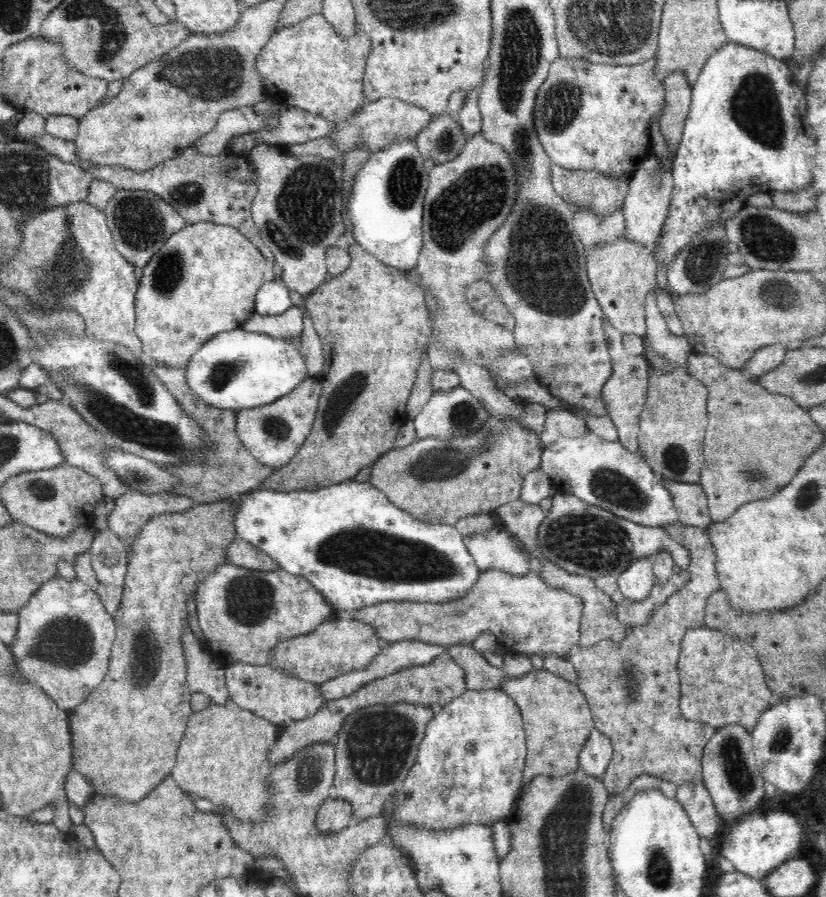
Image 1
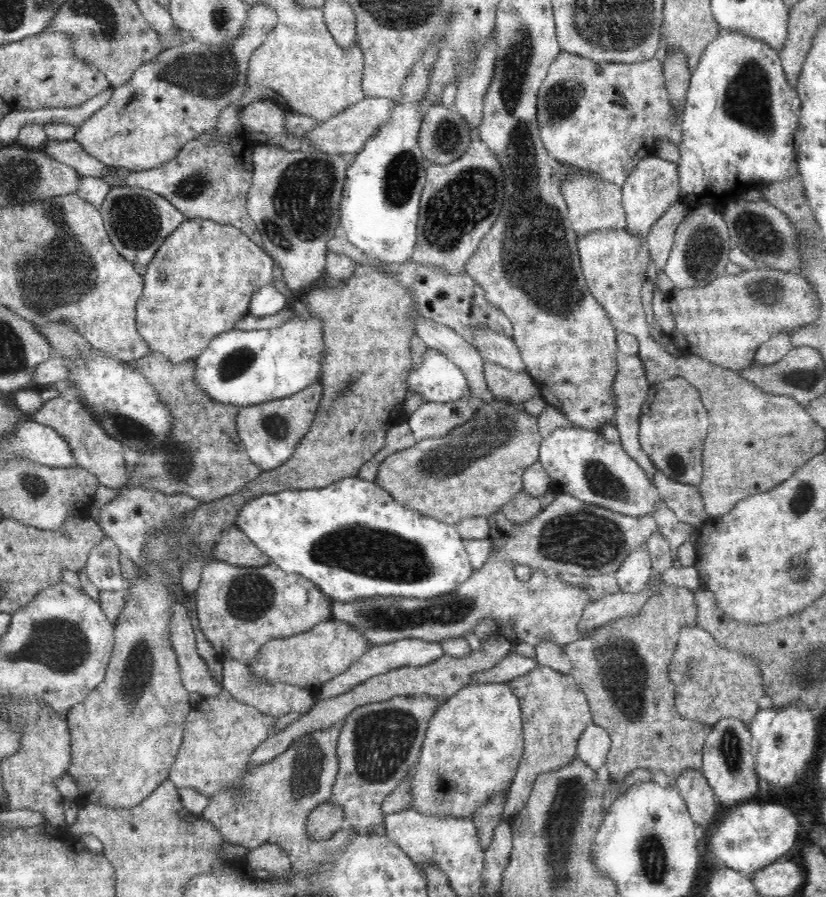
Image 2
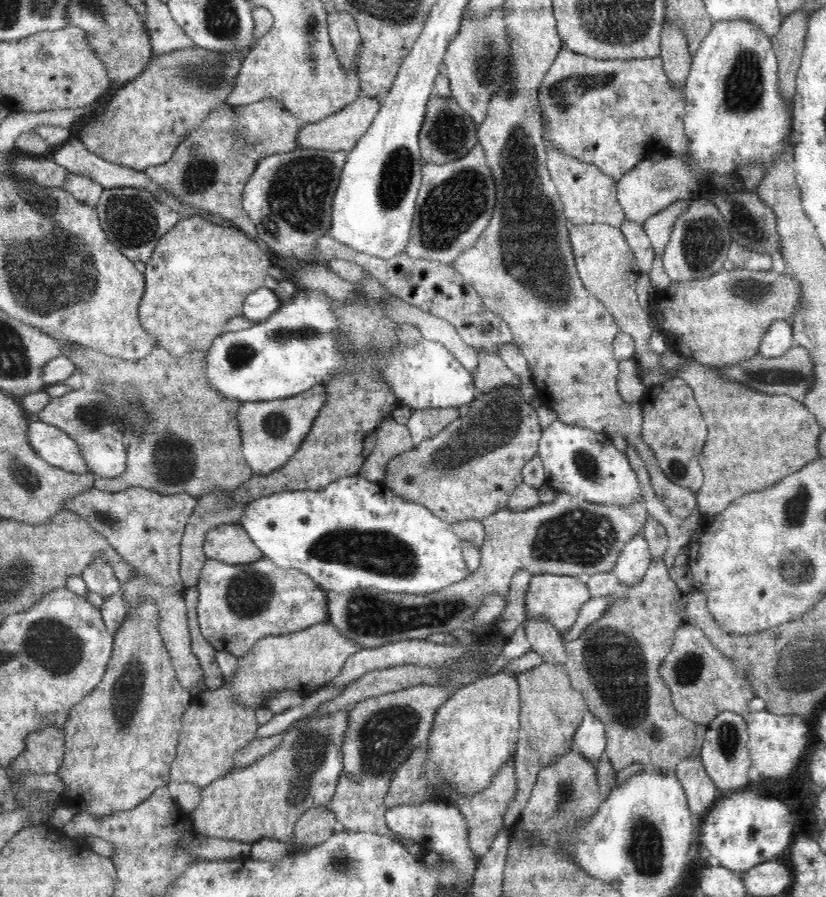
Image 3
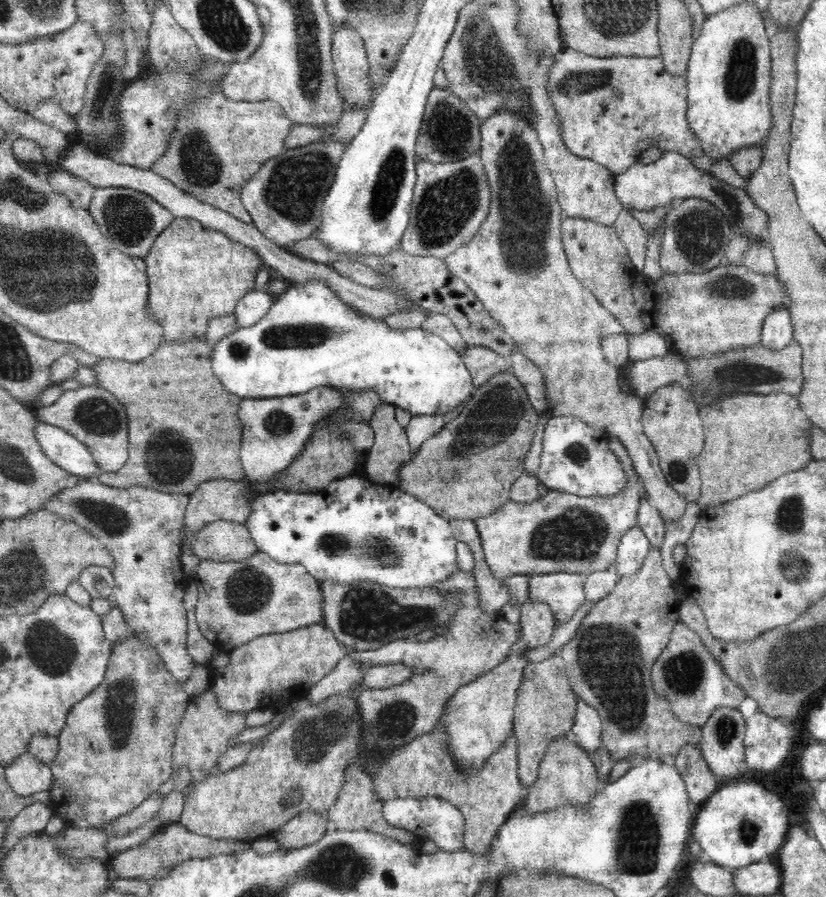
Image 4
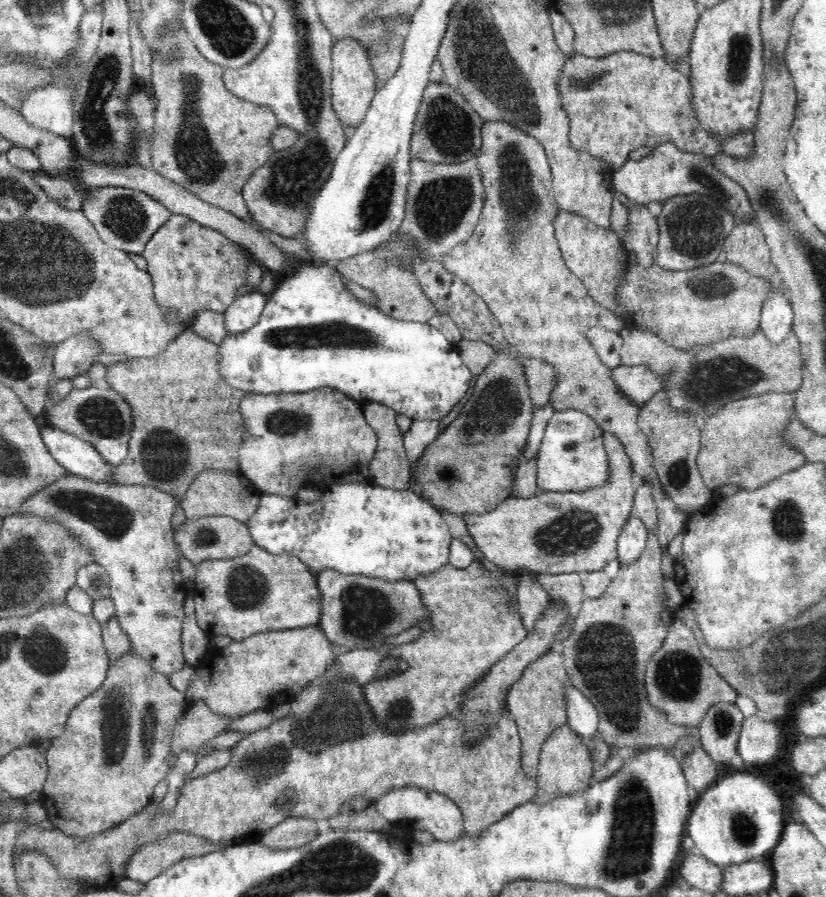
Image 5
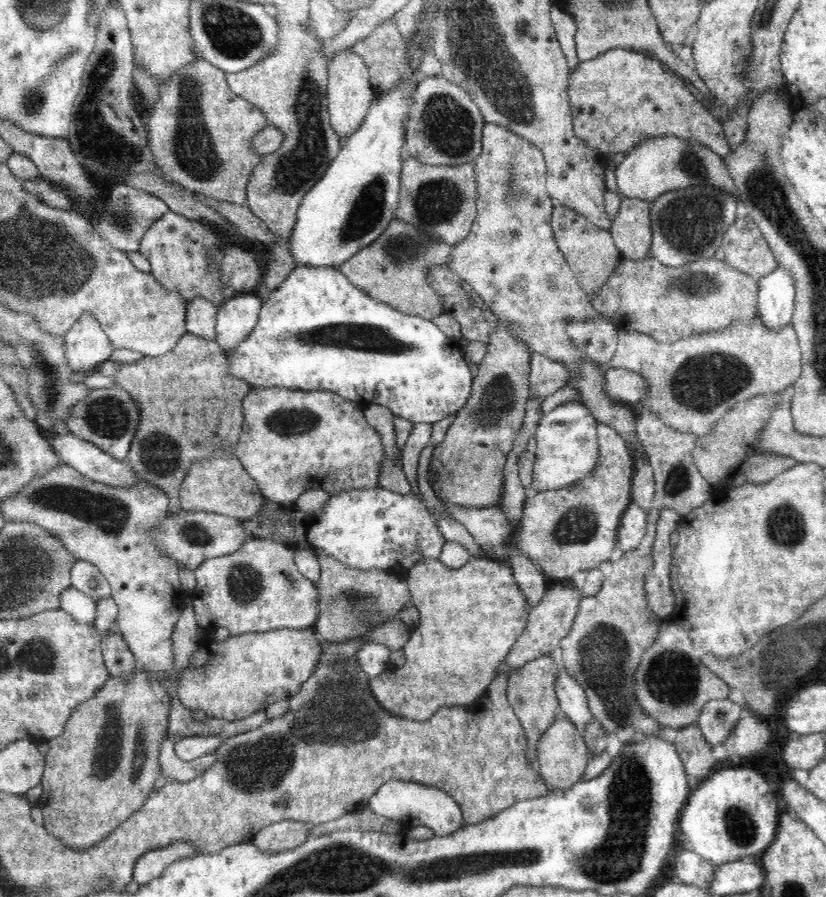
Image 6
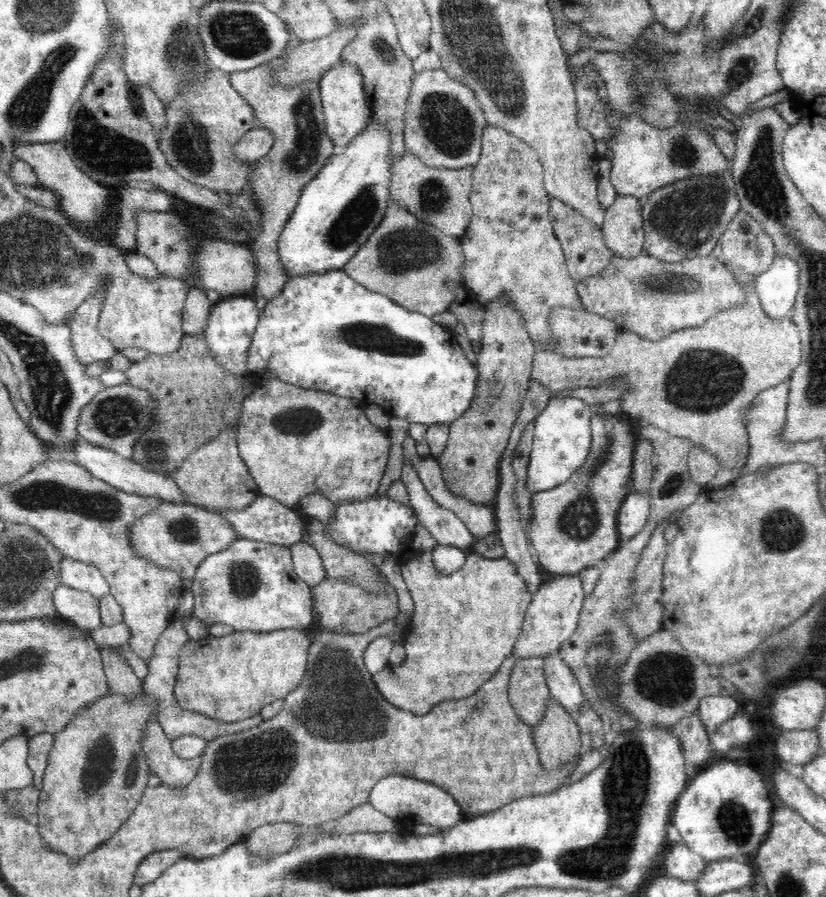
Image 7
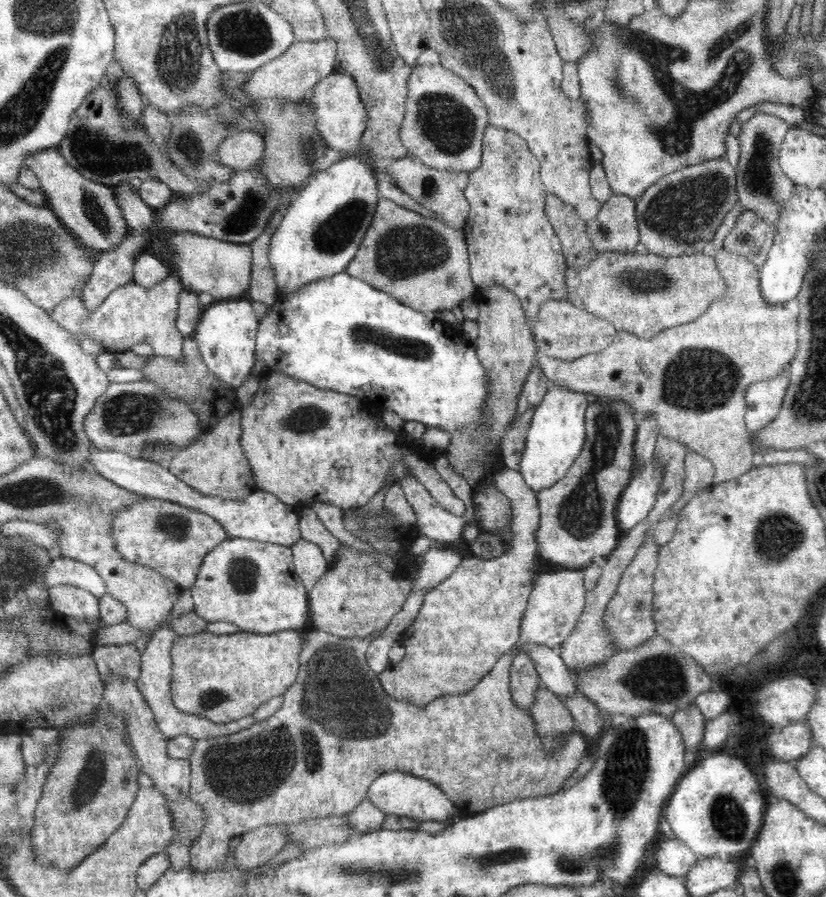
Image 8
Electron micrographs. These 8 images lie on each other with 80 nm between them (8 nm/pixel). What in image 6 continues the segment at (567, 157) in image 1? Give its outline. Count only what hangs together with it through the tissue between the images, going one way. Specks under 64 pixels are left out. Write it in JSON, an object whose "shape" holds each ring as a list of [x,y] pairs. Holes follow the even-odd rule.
{"shape":[[[615,48],[596,58],[580,61],[577,68],[569,72],[567,93],[573,114],[574,134],[590,148],[607,155],[607,160],[612,160],[612,154],[626,153],[648,138],[662,136],[677,136],[682,140],[699,142],[722,157],[732,151],[724,134],[723,123],[717,121],[711,111],[706,110],[701,101],[694,97],[684,79],[675,72],[666,72],[658,59],[646,57],[642,53]]]}

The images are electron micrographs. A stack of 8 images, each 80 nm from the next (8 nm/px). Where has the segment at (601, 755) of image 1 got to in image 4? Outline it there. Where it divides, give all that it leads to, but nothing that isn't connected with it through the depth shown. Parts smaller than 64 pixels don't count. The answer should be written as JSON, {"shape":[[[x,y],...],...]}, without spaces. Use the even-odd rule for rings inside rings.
{"shape":[[[578,697],[576,718],[570,736],[594,760],[594,752],[602,745],[602,721],[599,712]]]}

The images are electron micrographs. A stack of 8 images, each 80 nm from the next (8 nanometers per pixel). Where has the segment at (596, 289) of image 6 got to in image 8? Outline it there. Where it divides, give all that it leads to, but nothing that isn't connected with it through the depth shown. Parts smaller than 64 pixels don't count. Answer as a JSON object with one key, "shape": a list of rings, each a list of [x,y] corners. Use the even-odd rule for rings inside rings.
{"shape":[[[546,194],[544,209],[560,239],[567,266],[586,268],[600,254],[598,249],[592,248],[586,221],[580,218],[574,207],[554,194]]]}

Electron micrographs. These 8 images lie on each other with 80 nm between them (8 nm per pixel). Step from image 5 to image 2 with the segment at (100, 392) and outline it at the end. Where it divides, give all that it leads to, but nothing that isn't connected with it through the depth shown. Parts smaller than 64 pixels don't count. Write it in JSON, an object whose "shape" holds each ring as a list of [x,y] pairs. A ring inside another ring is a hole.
{"shape":[[[60,395],[44,401],[42,407],[36,413],[31,414],[30,418],[33,422],[52,428],[64,438],[76,459],[75,464],[97,476],[99,484],[114,490],[125,487],[129,473],[122,453],[124,452],[122,442],[108,436],[108,433],[102,429],[102,425],[94,419],[94,414],[87,410],[77,397],[67,401],[66,397]]]}

